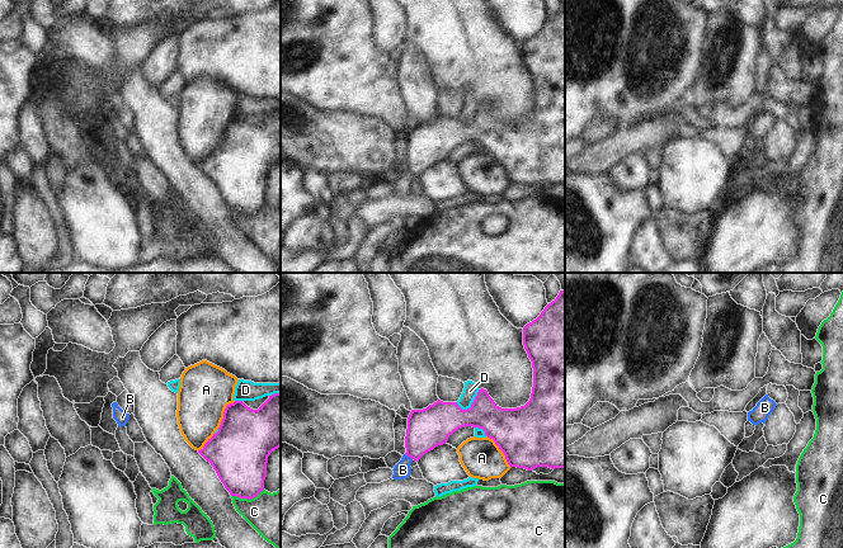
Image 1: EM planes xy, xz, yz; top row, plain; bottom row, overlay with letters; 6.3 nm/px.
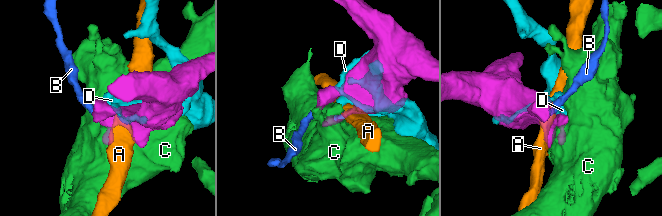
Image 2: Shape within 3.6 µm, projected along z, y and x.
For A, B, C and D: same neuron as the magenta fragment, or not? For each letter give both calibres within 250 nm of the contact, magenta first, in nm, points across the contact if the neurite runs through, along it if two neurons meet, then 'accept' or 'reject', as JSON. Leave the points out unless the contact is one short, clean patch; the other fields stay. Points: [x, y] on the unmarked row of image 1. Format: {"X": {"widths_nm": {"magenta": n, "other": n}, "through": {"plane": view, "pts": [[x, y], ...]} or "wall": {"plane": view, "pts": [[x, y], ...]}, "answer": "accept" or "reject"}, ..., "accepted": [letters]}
{"A": {"widths_nm": {"magenta": 400, "other": 260}, "answer": "reject"}, "B": {"widths_nm": {"magenta": 260, "other": 110}, "through": {"plane": "xz", "pts": [[428, 143], [409, 171], [403, 185]]}, "answer": "accept"}, "C": {"widths_nm": {"magenta": 340, "other": 320}, "answer": "reject"}, "D": {"widths_nm": {"magenta": 220, "other": 90}, "answer": "reject"}, "accepted": ["B"]}

